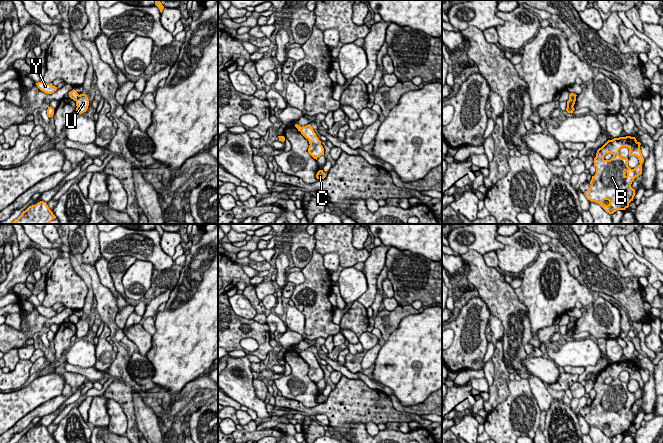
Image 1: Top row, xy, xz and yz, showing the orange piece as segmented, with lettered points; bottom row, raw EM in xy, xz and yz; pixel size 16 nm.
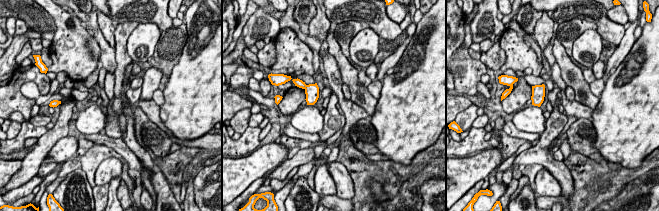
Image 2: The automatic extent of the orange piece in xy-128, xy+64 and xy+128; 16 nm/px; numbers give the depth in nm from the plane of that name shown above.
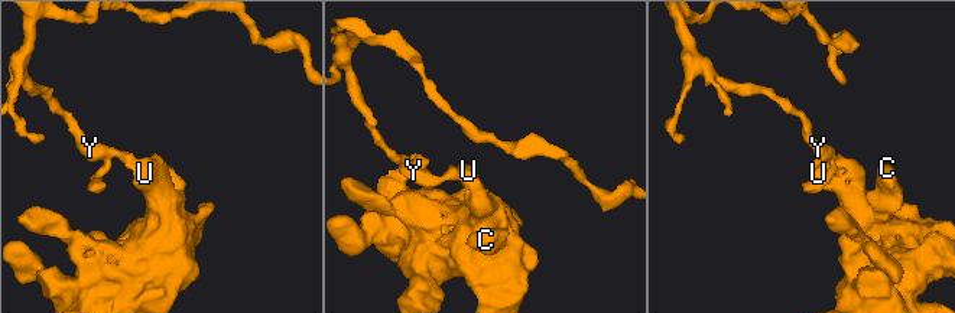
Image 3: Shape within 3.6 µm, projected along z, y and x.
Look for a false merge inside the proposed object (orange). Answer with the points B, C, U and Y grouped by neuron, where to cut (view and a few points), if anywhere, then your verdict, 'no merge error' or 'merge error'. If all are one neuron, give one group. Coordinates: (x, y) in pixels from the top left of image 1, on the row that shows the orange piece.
B C U / Y; cut in xy along (79, 95), (75, 100); merge error

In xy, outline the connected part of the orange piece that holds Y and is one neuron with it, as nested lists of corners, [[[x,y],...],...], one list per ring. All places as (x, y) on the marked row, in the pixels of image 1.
[[[43,81],[36,83],[37,87],[46,94],[52,94],[57,90],[57,87],[53,86],[52,83],[47,84]]]

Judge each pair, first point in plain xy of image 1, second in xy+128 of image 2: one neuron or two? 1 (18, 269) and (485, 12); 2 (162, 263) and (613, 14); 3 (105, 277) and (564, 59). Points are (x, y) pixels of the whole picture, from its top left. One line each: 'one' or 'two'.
1: one
2: two
3: one

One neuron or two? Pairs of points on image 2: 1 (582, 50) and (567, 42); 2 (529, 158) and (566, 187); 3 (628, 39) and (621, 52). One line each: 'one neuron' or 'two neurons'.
1: two neurons
2: one neuron
3: one neuron

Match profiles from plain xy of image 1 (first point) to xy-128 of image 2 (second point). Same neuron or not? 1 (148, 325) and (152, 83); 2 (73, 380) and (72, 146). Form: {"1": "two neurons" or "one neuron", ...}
{"1": "two neurons", "2": "two neurons"}

